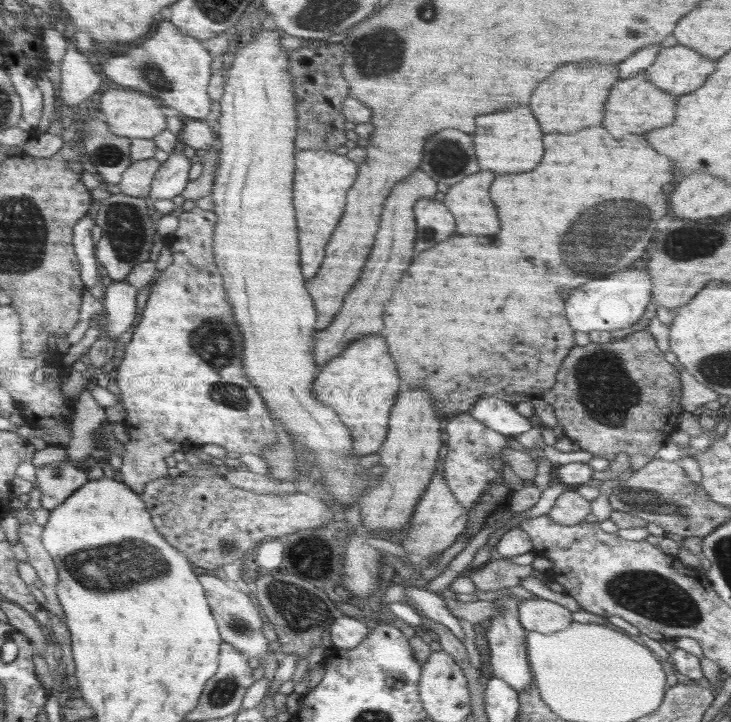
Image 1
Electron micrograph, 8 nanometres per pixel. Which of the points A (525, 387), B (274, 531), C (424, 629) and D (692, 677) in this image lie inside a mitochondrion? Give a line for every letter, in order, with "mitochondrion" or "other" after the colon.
A: other
B: other
C: other
D: other

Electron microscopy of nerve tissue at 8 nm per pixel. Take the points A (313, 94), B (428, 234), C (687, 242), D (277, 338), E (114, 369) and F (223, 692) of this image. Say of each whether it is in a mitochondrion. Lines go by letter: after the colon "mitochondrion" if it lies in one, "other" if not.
A: other
B: mitochondrion
C: mitochondrion
D: other
E: other
F: mitochondrion

